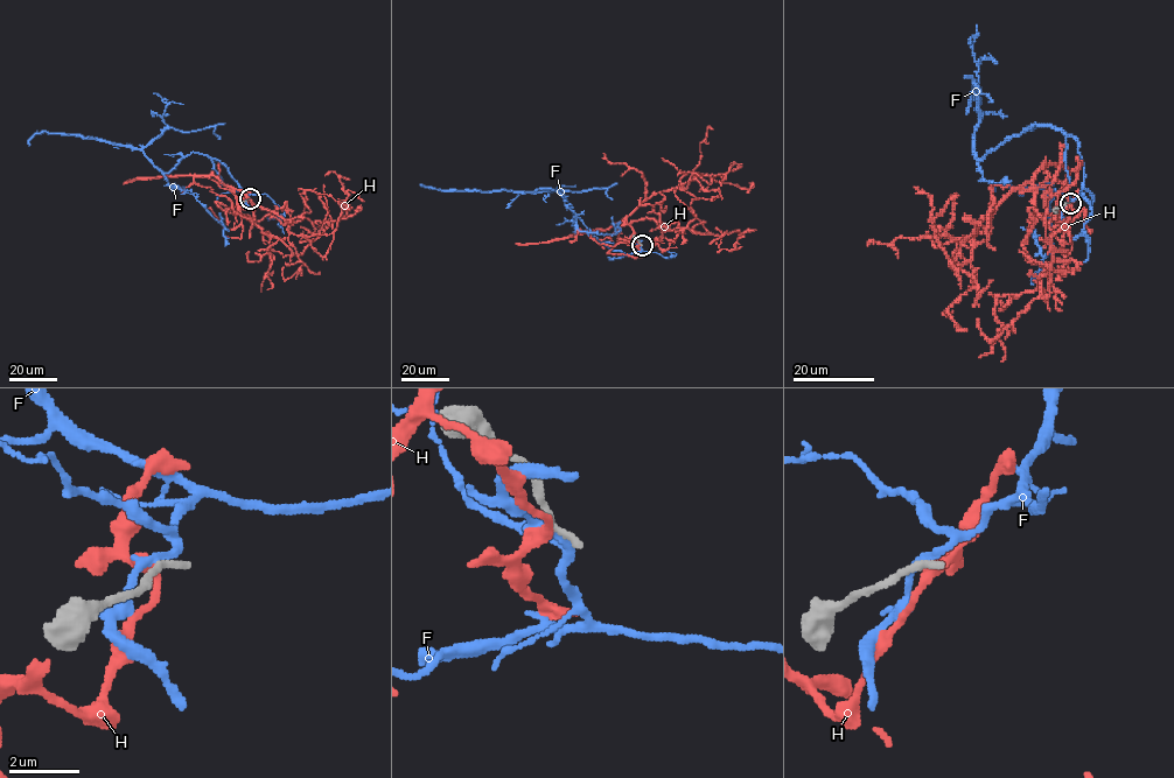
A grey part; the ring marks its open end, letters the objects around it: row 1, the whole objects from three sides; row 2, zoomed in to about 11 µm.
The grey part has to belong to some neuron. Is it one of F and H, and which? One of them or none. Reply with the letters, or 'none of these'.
none of these

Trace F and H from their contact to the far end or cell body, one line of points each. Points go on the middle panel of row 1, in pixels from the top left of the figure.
F: (640, 244), (641, 250), (634, 253), (613, 251), (591, 233), (561, 194), (549, 188), (441, 190), (421, 183)
H: (640, 244), (631, 236), (633, 229), (624, 224), (645, 200), (739, 165), (710, 177)

